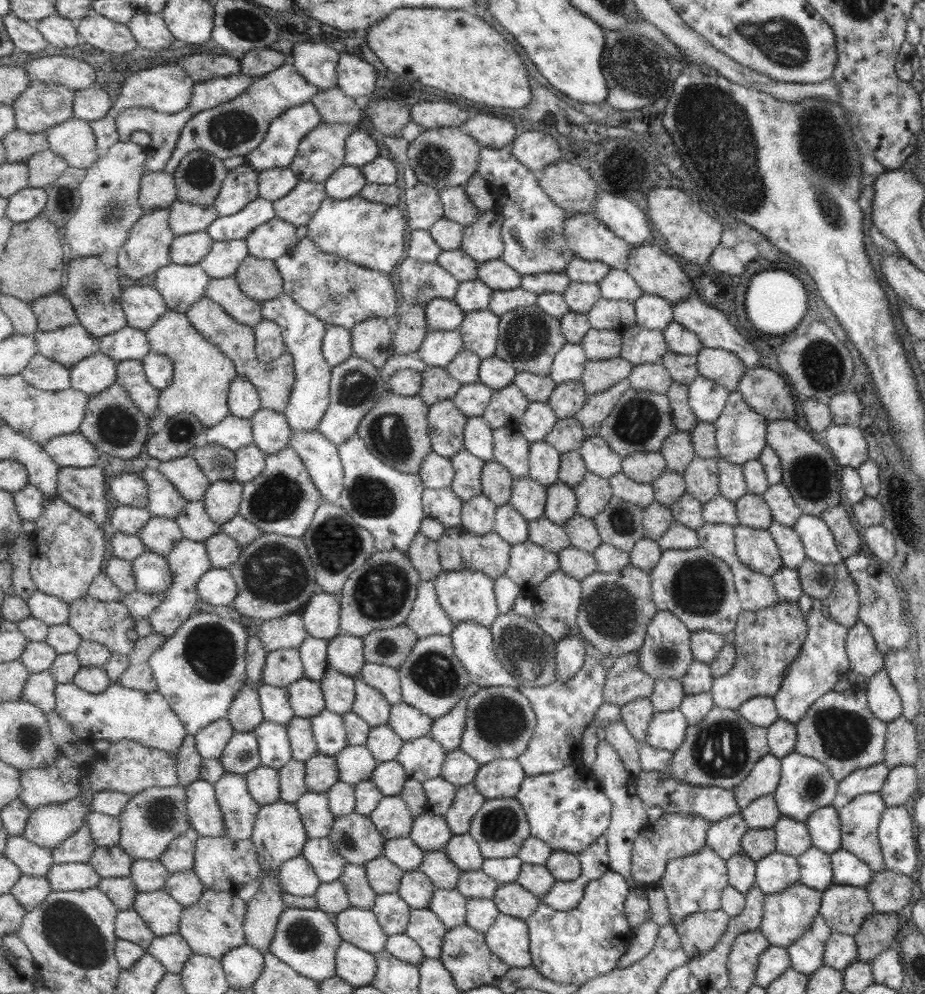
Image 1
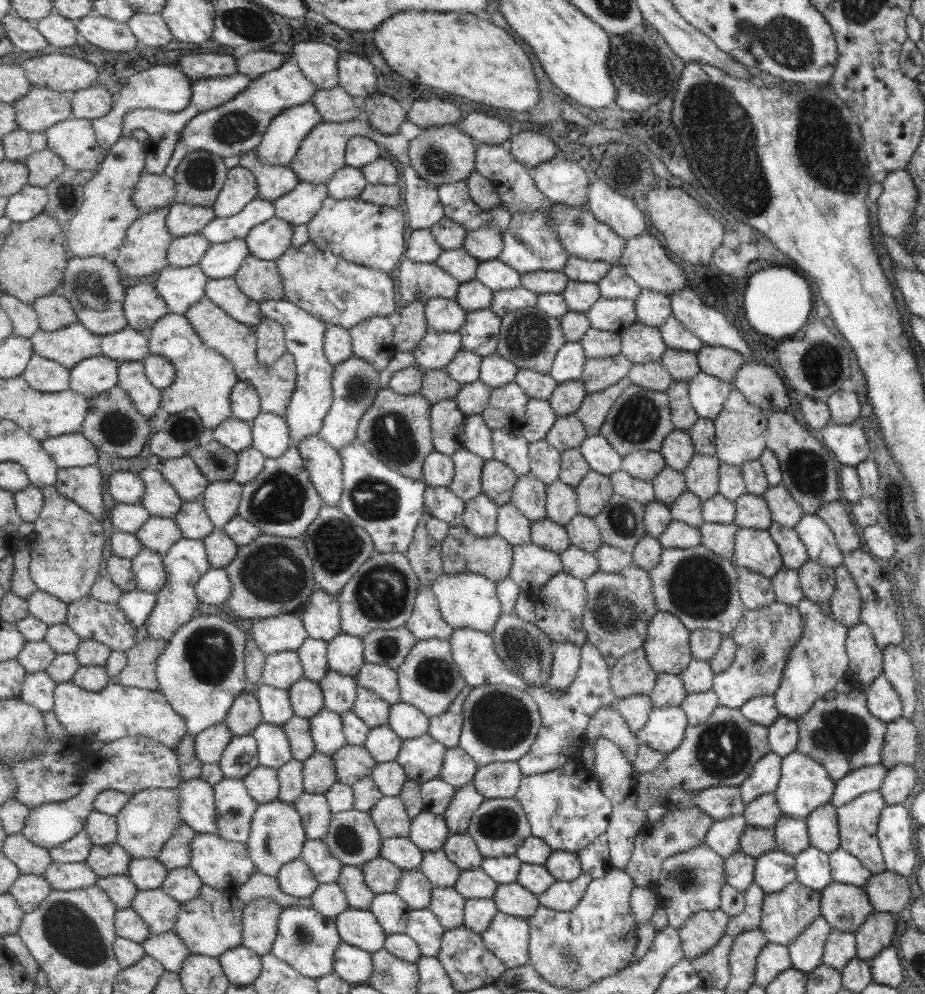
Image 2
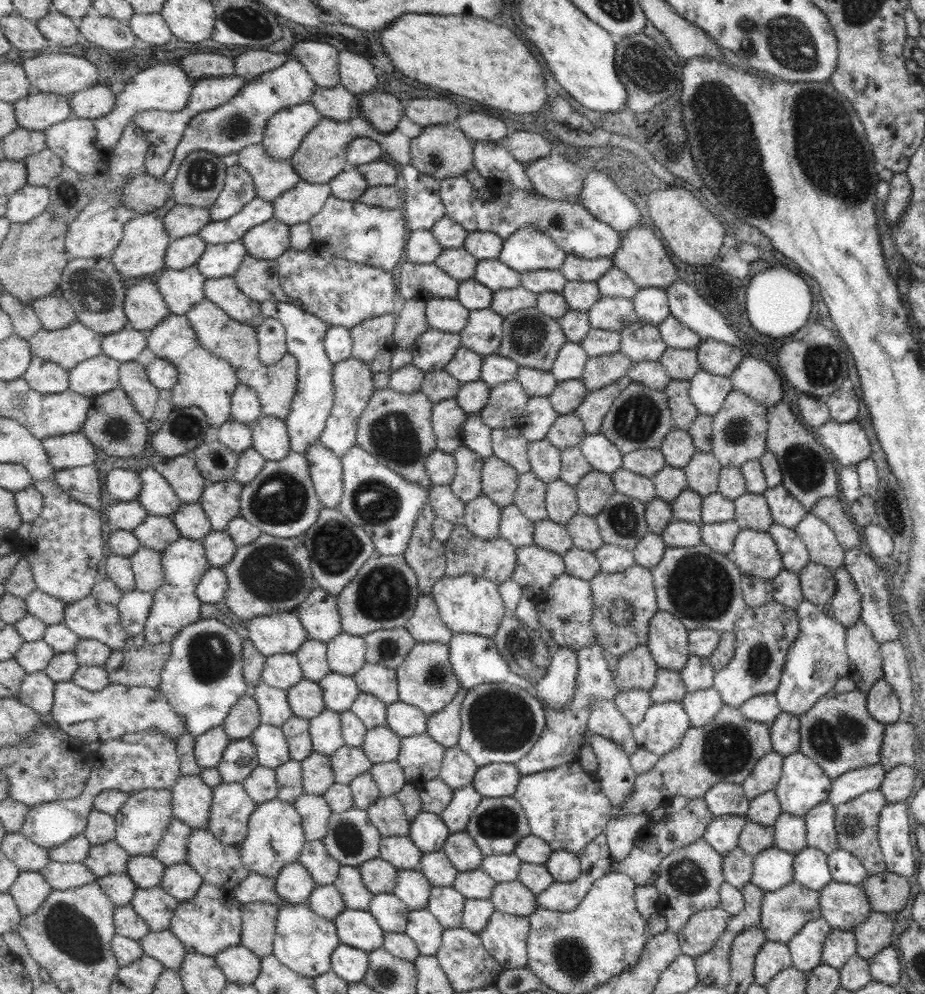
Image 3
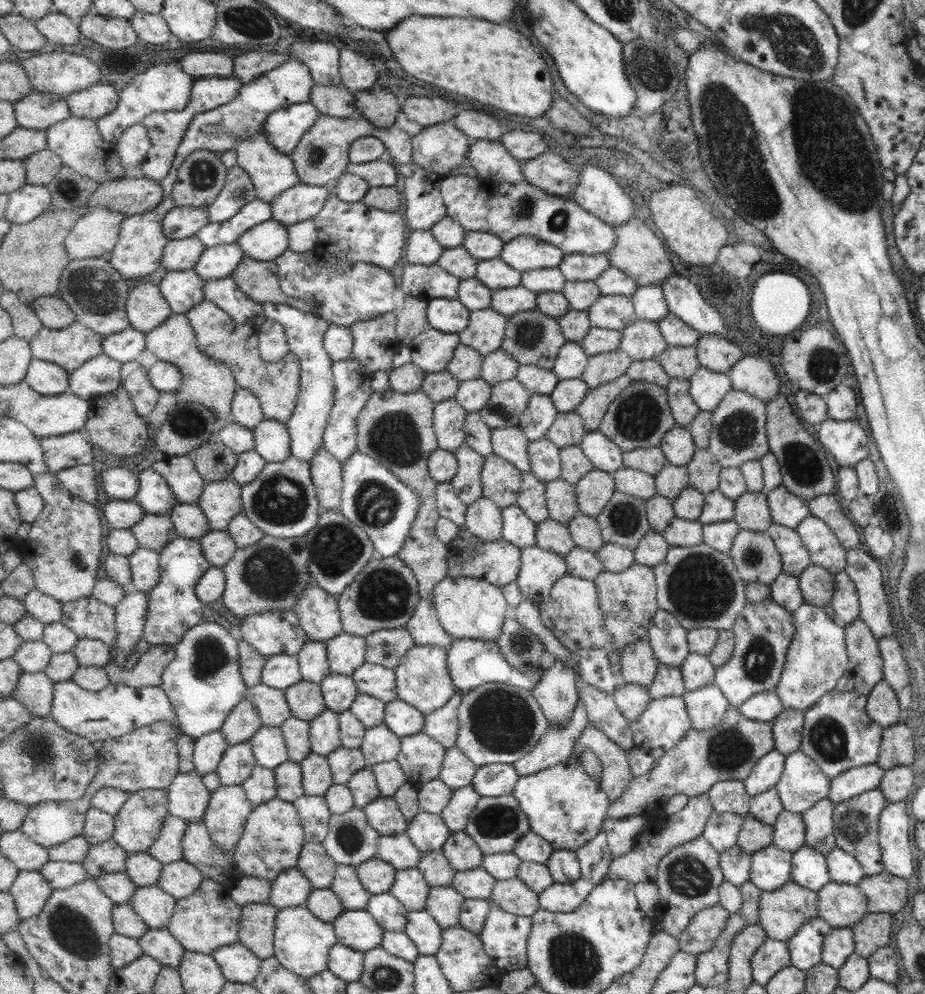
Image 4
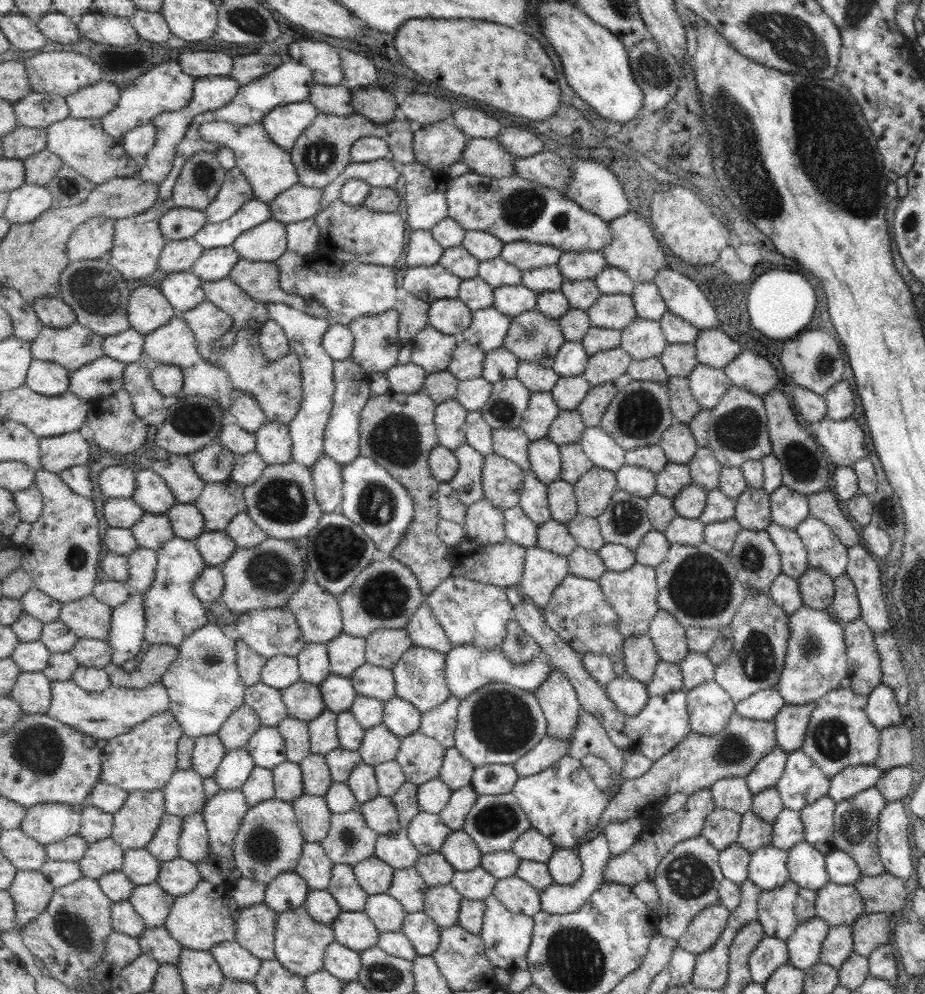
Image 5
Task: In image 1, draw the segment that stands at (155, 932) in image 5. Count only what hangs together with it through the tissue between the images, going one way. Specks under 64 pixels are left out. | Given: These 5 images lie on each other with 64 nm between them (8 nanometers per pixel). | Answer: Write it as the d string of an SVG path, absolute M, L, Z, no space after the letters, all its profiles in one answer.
M179 934L156 936L146 953L162 962L166 970L173 974L181 974L187 961L194 957L190 944Z

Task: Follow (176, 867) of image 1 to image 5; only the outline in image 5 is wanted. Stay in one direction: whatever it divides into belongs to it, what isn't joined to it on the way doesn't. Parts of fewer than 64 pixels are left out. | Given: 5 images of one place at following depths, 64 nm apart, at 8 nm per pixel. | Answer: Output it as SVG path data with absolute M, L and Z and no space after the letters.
M165 813L162 824L155 833L155 838L151 844L147 845L147 850L162 861L170 861L181 856L180 840L183 832L183 817Z

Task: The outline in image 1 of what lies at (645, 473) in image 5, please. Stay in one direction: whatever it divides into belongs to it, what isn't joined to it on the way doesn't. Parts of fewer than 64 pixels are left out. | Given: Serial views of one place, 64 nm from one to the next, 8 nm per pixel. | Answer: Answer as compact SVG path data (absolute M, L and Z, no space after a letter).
M624 473L612 477L610 483L614 496L623 498L623 501L633 502L644 510L656 502L652 483L637 482Z

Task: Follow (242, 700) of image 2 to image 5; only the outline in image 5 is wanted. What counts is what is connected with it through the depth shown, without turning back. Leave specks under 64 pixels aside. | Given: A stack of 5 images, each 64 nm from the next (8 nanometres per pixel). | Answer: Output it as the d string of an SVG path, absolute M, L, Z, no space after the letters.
M245 703L239 706L238 710L223 723L222 729L218 732L219 738L229 750L239 750L246 748L250 744L251 737L262 727L262 720Z

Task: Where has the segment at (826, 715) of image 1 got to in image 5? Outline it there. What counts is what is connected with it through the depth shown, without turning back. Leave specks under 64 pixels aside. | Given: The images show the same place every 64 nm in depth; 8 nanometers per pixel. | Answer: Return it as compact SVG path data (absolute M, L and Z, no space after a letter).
M850 687L834 688L815 700L815 708L813 708L810 720L807 722L807 730L805 730L805 736L800 749L828 779L848 766L871 765L875 757L877 757L879 729L875 728L866 718L864 712L865 705L866 697L855 694Z

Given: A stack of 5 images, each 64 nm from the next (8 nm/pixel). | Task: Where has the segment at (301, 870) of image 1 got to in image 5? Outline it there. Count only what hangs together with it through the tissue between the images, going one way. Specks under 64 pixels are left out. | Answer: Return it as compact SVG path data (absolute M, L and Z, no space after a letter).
M295 871L280 874L267 885L265 903L277 914L304 906L311 888Z

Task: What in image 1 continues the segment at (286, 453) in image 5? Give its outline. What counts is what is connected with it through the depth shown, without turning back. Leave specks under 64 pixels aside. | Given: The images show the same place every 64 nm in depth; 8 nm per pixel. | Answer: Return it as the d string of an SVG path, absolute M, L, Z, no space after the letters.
M262 408L251 418L251 422L254 428L254 446L266 455L280 454L290 446L294 431L284 413Z

